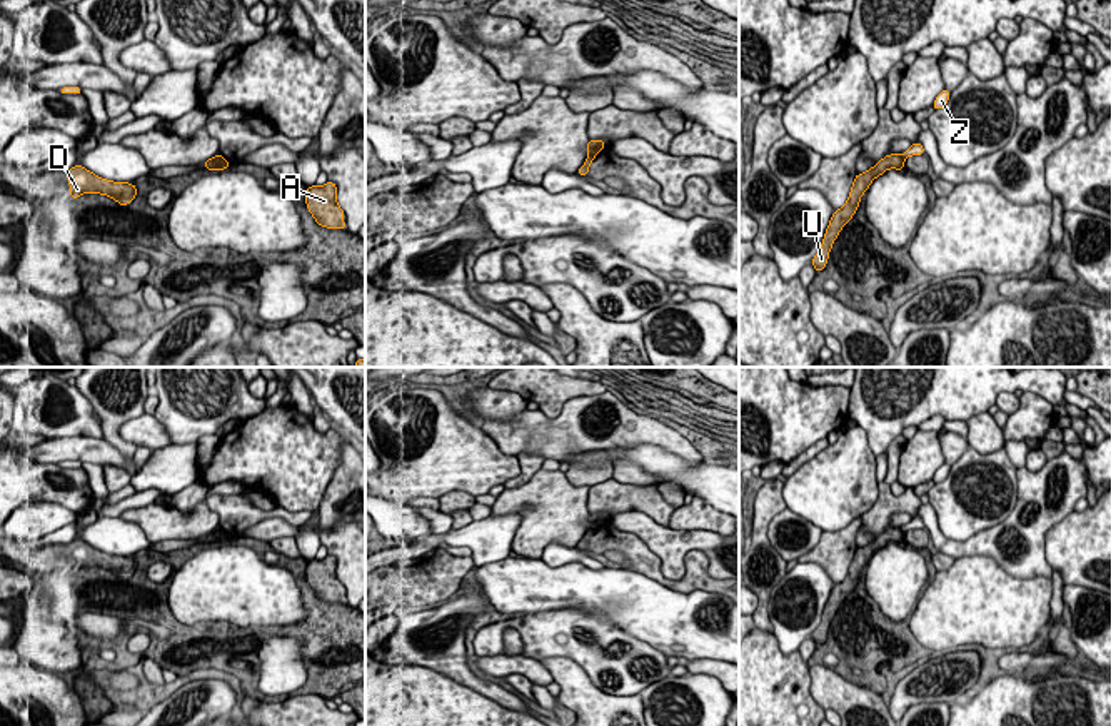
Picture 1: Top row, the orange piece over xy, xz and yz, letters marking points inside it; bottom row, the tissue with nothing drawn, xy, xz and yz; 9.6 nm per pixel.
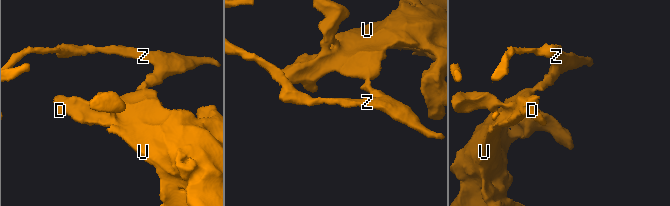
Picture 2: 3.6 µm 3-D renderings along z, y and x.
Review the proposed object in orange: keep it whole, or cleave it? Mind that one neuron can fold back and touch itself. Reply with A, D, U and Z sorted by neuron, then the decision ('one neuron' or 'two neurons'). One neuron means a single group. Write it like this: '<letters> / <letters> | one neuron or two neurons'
A D U / Z | two neurons

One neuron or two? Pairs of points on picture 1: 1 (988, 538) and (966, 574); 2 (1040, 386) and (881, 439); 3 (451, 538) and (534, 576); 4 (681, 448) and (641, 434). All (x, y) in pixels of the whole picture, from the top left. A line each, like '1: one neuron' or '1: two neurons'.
1: two neurons
2: one neuron
3: two neurons
4: one neuron

